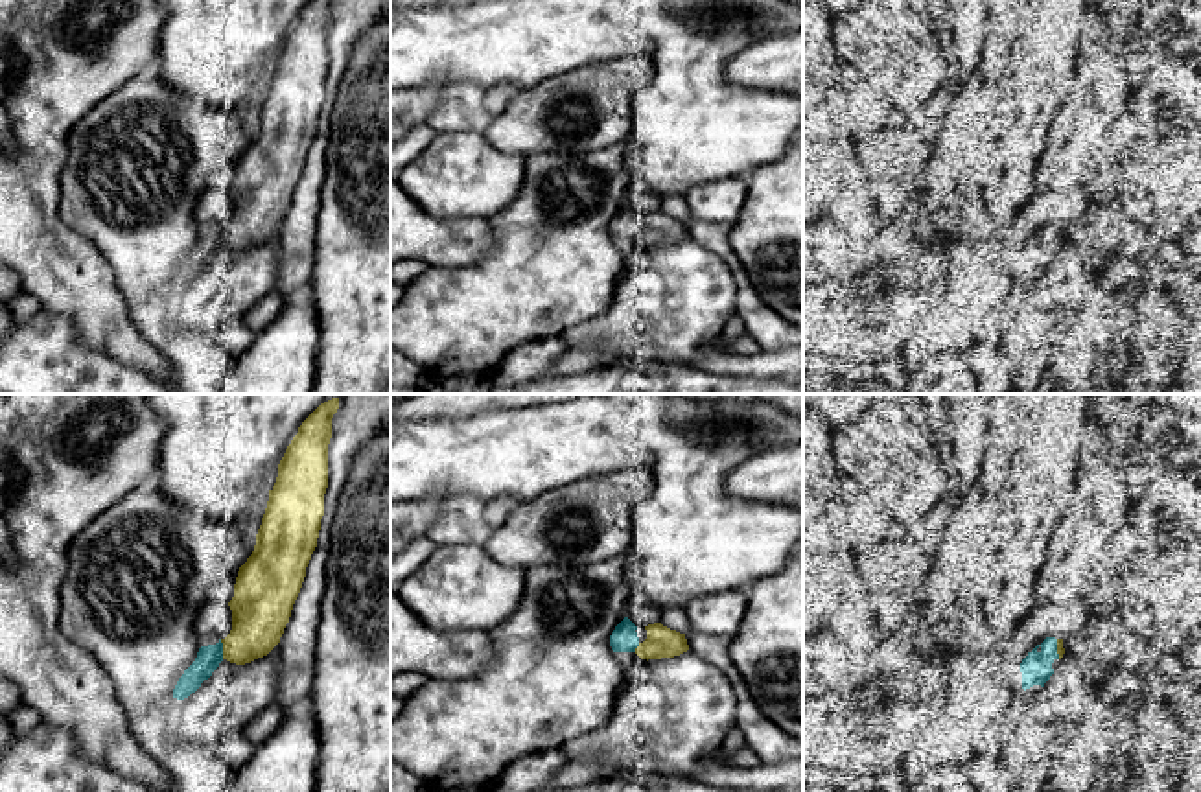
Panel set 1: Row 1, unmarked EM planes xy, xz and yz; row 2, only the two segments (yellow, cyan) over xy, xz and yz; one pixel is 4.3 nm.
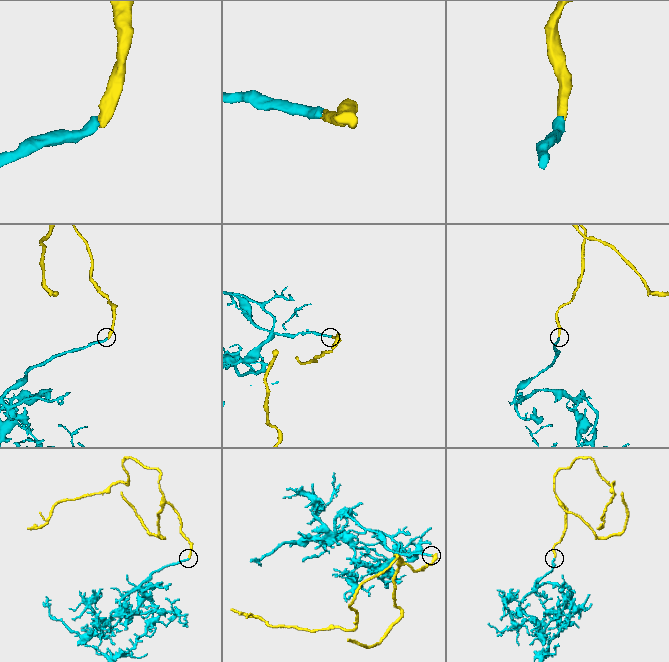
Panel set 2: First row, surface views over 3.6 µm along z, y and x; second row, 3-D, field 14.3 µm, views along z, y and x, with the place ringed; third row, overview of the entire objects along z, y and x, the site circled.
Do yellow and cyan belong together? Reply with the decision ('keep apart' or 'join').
join

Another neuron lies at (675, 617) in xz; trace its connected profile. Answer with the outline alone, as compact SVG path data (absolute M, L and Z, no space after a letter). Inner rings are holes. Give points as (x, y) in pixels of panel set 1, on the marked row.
M680 606L663 610L659 623L670 630L680 632L680 634L687 634L691 630L685 608L680 608Z

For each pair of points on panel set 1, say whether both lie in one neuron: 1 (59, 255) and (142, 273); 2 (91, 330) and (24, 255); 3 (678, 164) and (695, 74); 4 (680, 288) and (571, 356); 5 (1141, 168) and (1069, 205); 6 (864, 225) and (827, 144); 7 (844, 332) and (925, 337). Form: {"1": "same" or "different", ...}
{"1": "different", "2": "same", "3": "same", "4": "different", "5": "different", "6": "same", "7": "different"}

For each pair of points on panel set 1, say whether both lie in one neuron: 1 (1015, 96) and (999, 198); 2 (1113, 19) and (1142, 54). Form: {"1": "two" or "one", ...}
{"1": "one", "2": "one"}

